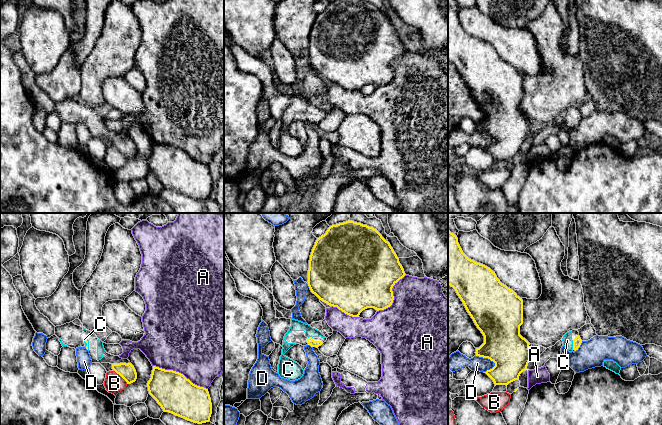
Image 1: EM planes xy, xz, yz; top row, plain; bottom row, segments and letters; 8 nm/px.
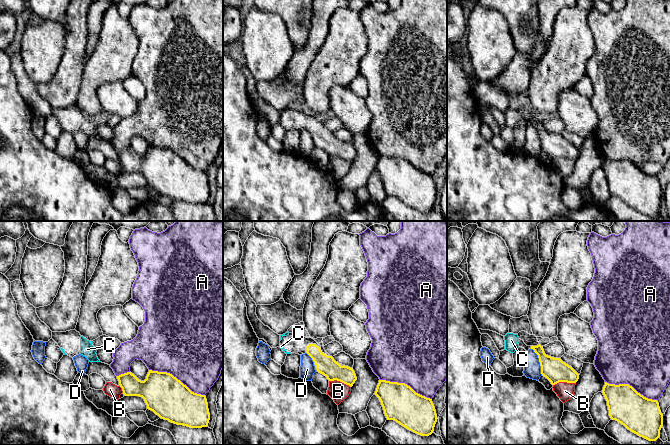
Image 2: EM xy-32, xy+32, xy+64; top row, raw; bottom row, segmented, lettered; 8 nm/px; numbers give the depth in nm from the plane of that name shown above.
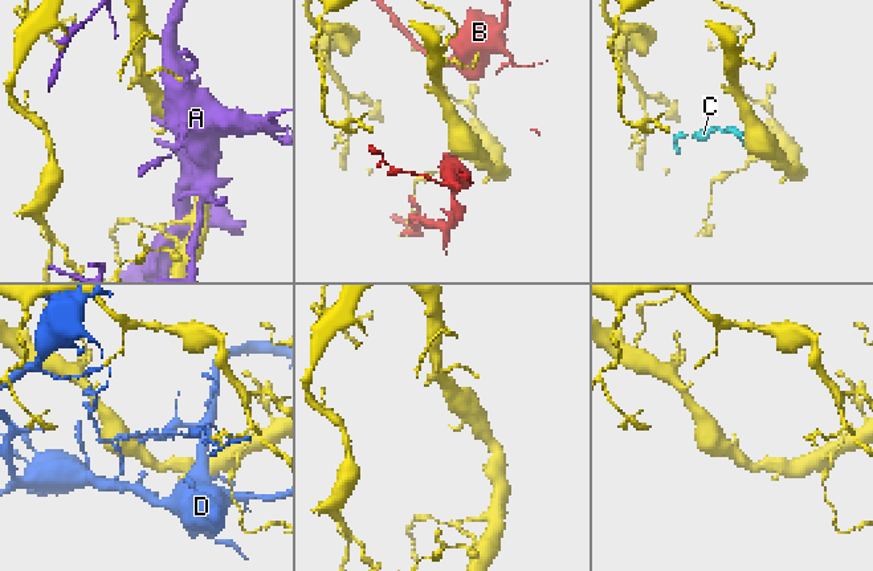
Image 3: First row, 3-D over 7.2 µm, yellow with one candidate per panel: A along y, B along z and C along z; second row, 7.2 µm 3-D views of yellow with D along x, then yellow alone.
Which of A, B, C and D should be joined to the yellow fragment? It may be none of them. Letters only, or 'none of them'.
C

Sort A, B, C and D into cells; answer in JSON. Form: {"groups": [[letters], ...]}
{"groups": [["A"], ["B"], ["C"], ["D"]]}

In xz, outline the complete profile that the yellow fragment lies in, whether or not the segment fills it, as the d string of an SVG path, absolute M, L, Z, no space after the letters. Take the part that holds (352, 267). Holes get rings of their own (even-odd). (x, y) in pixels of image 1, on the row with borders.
M348 220L330 226L324 235L317 238L309 260L308 286L323 302L349 316L359 317L367 308L379 311L390 307L394 300L392 288L405 275L390 243L376 229Z

